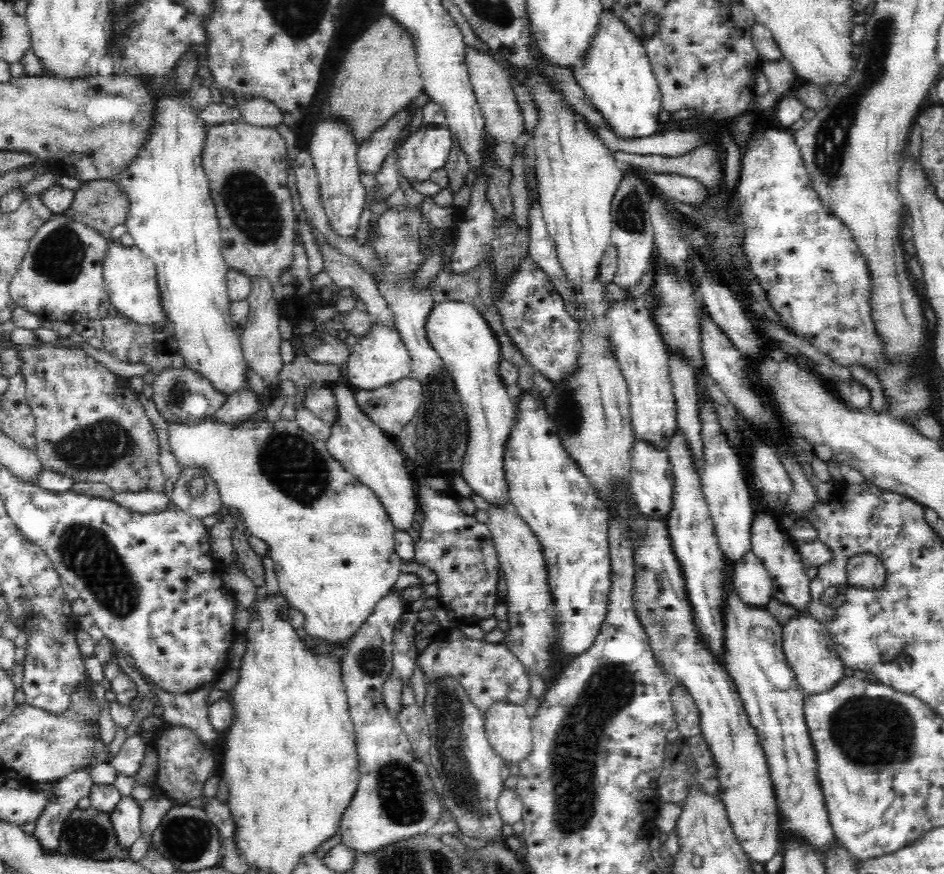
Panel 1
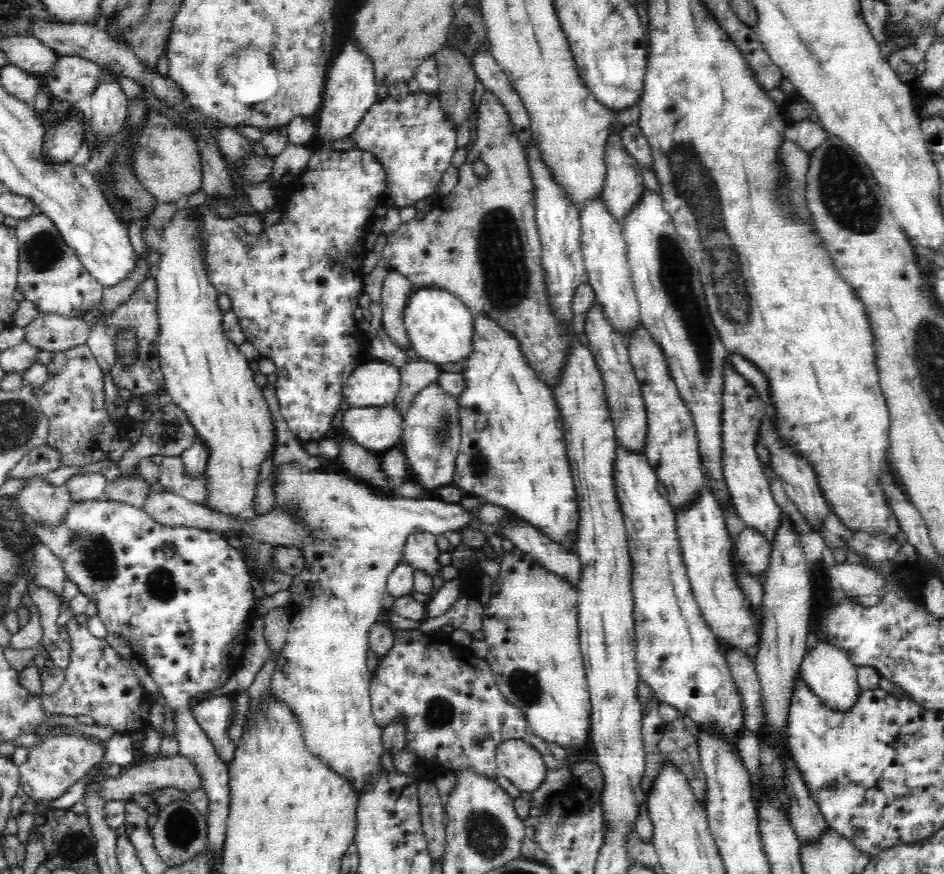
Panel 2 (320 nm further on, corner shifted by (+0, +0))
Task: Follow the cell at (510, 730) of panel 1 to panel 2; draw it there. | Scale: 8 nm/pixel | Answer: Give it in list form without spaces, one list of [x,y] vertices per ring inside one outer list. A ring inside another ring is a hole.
[[[504,739],[495,748],[498,773],[504,775],[520,792],[534,792],[544,782],[548,769],[542,755],[524,739]]]

